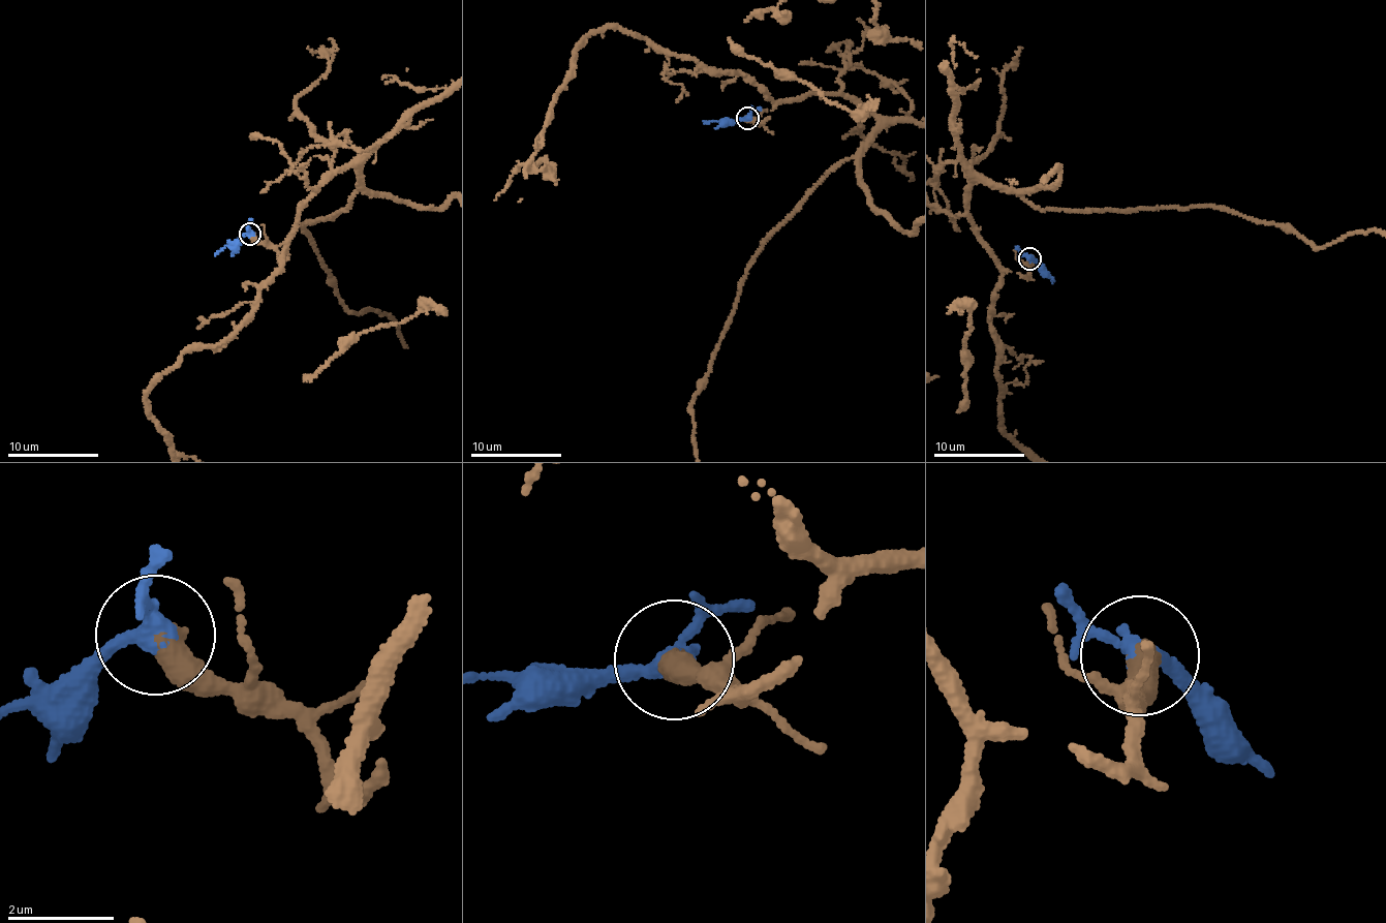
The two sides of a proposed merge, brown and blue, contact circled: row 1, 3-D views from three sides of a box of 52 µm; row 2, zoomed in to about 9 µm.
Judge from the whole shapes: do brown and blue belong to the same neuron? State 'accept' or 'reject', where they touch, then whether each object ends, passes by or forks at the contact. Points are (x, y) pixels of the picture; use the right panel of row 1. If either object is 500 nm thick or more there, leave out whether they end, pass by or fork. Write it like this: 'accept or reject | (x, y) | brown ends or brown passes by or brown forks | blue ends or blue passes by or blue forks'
accept | (1029, 258) | brown ends | blue passes by

